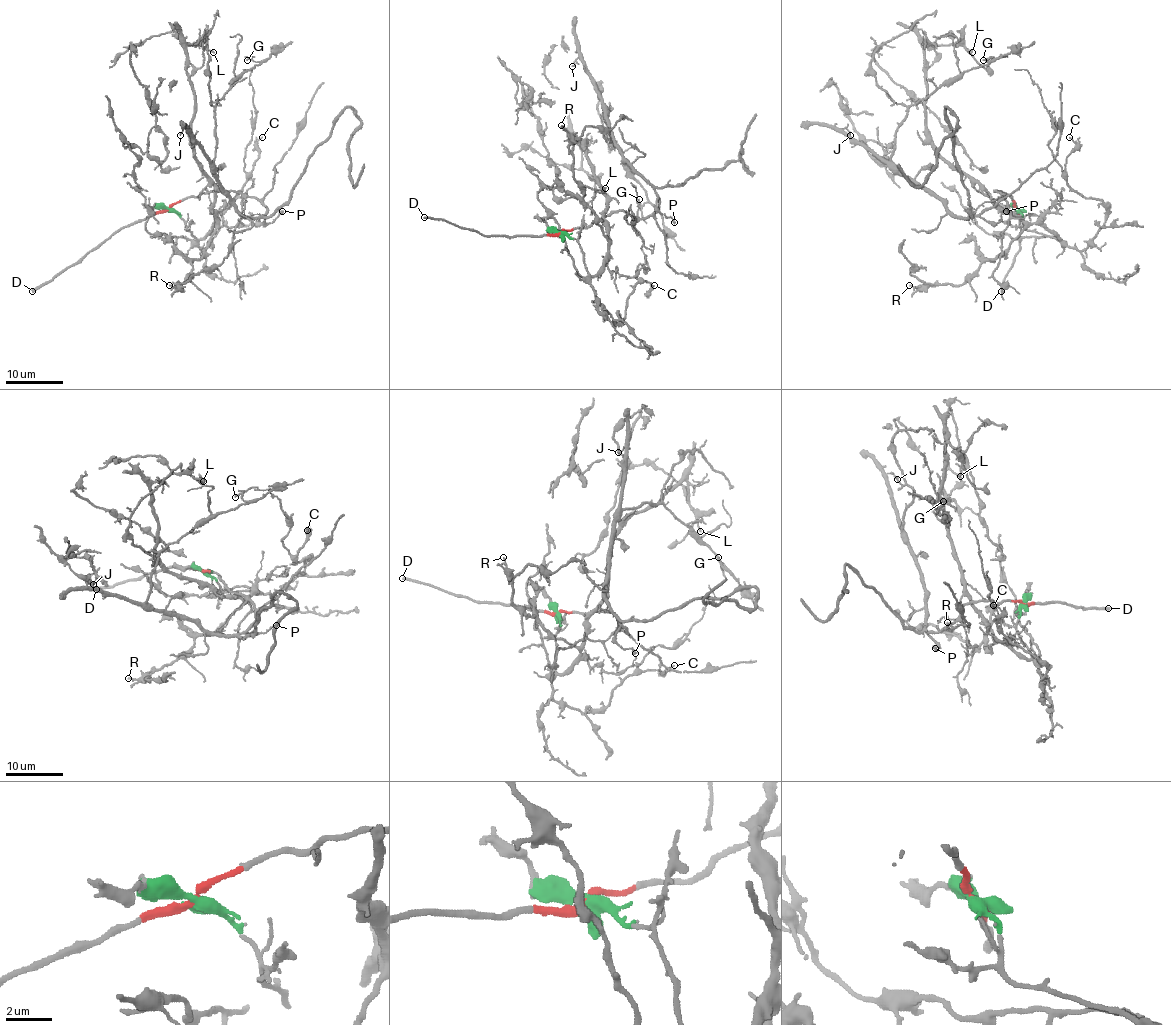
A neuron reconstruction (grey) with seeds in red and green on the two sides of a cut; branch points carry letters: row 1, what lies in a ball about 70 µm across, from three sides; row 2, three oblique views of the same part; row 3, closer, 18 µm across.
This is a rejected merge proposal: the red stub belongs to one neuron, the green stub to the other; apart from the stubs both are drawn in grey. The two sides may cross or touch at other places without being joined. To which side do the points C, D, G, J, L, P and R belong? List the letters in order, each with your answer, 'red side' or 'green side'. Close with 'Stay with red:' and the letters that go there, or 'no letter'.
C: green side
D: red side
G: red side
J: red side
L: green side
P: red side
R: green side
Stay with red: D, G, J, P

